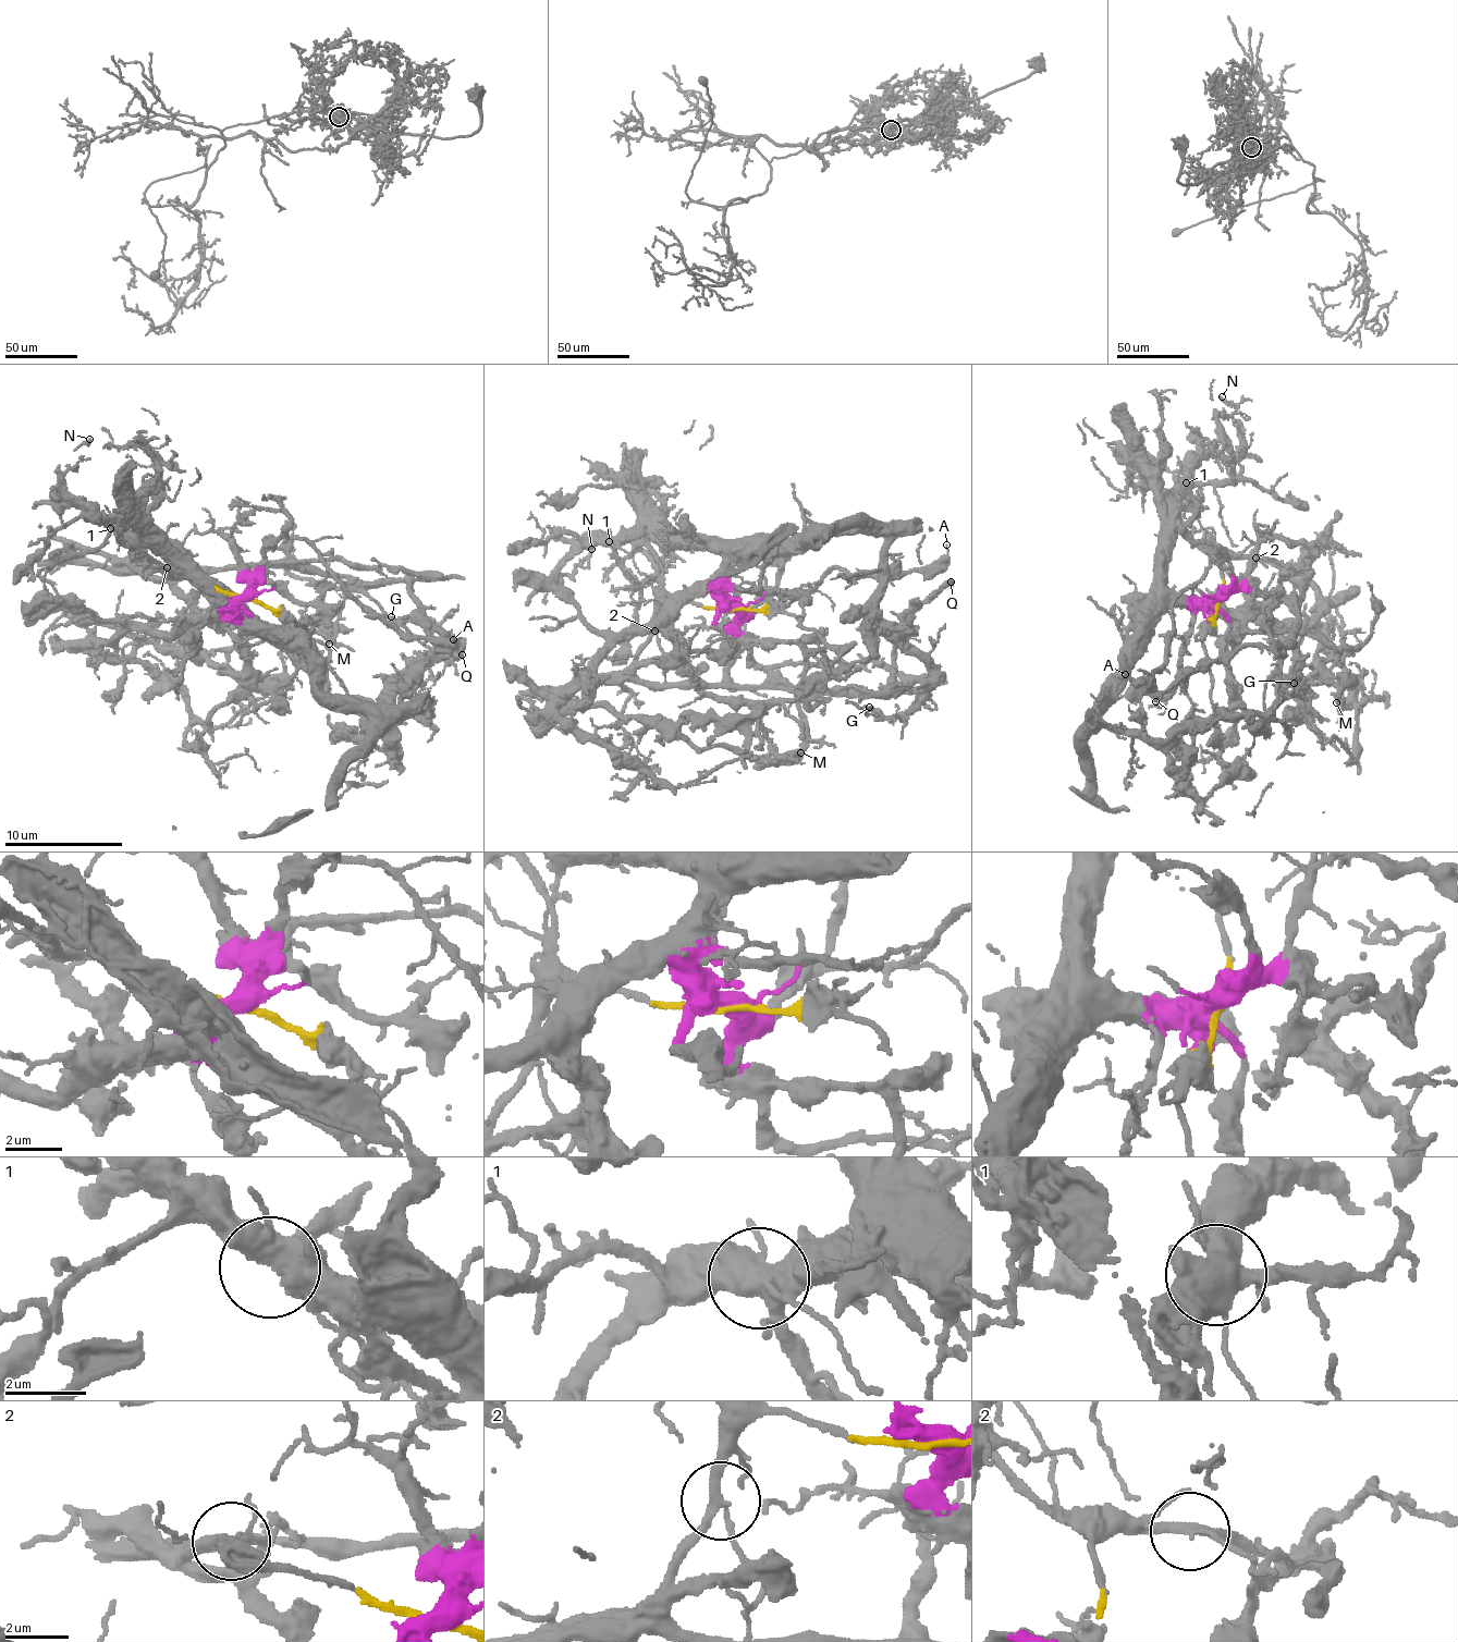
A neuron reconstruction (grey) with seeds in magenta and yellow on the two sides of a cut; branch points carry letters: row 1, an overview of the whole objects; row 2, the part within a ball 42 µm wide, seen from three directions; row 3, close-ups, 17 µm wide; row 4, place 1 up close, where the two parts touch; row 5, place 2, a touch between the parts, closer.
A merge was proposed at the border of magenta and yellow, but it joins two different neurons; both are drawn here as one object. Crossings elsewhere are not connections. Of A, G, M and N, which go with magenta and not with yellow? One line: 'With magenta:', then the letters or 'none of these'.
With magenta: A, G, M, N

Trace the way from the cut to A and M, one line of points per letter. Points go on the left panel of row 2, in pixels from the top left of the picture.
A: (247, 598), (262, 575), (262, 554), (283, 539), (306, 539), (342, 585), (403, 635), (454, 638)
M: (247, 598), (168, 635), (94, 634), (103, 624), (195, 649), (317, 626), (328, 644)

